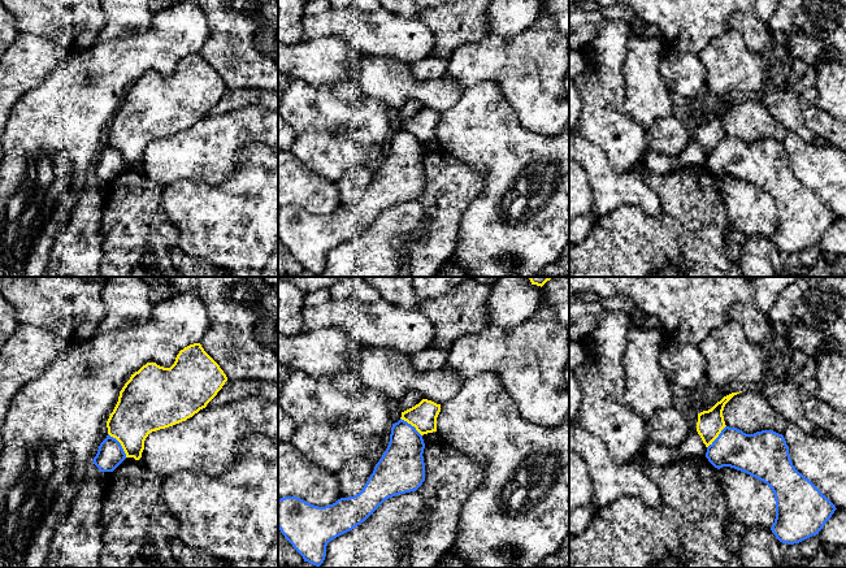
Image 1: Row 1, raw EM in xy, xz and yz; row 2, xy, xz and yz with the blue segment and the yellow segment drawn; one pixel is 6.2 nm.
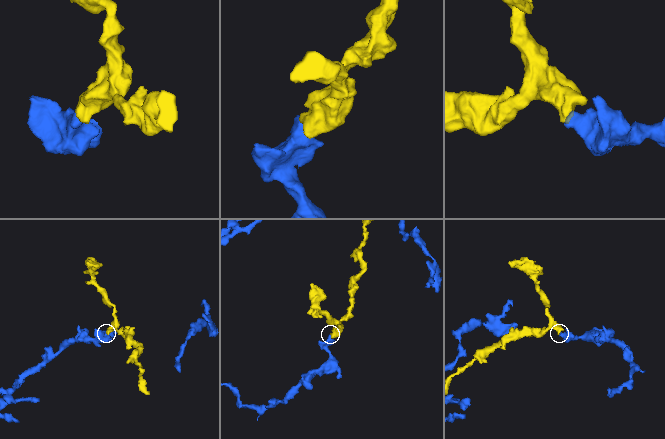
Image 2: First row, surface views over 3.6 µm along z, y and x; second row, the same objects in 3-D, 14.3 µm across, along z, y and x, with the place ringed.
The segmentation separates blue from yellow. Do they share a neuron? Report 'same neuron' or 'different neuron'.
different neuron

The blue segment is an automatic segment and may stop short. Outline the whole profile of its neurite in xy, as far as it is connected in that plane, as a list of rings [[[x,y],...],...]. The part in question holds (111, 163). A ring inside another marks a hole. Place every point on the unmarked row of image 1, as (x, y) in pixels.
[[[108,143],[92,170],[100,181],[113,181],[125,168],[126,162],[121,152]]]

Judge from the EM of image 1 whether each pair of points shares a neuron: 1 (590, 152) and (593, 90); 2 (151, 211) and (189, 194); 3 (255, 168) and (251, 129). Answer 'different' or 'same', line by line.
1: different
2: different
3: different

